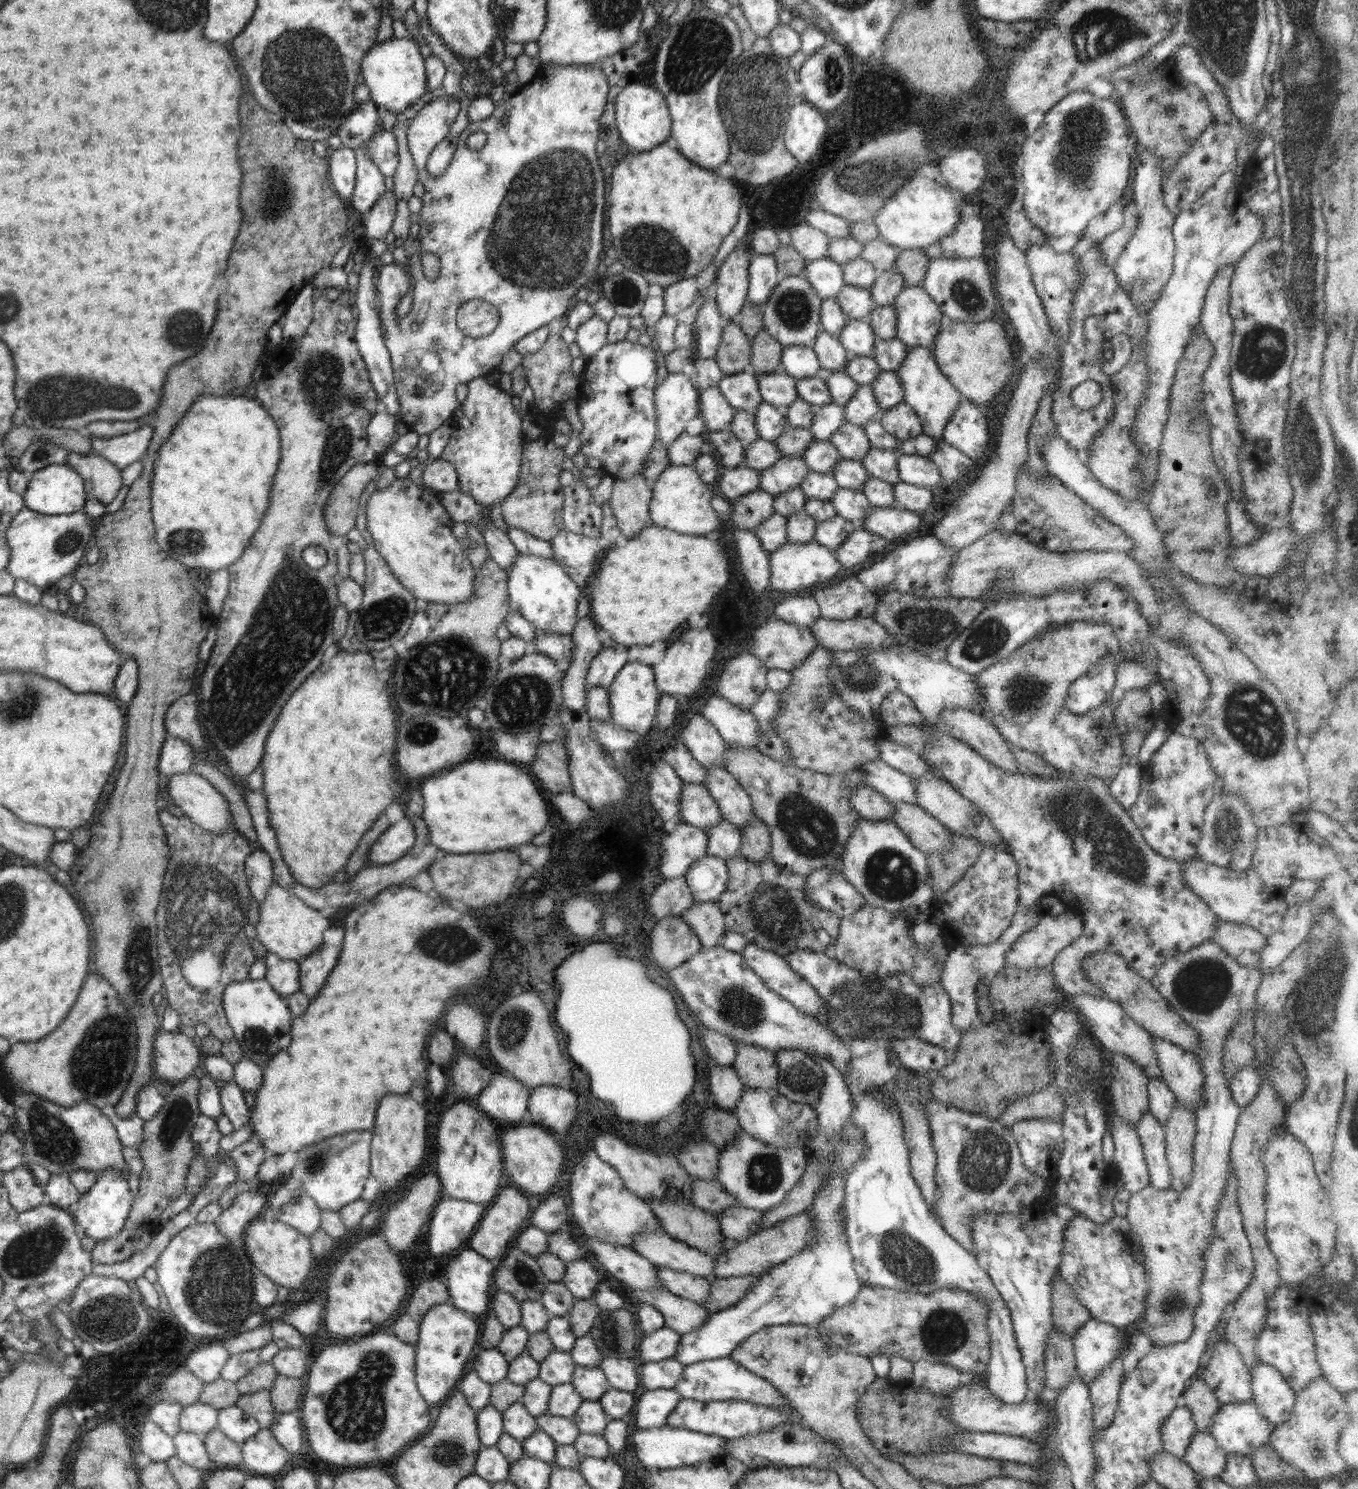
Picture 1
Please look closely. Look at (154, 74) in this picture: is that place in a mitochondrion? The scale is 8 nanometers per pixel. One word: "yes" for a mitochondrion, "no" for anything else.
no

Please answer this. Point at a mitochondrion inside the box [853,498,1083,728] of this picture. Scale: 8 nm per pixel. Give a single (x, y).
(921, 624)

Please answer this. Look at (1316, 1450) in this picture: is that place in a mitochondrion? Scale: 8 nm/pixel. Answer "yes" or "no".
yes

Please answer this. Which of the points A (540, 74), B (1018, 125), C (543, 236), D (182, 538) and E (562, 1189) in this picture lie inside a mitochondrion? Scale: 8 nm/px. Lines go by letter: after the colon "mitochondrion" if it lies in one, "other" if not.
A: other
B: other
C: mitochondrion
D: mitochondrion
E: other

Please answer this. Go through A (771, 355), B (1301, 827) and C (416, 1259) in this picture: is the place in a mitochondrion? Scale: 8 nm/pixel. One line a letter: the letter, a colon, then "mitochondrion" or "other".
A: other
B: other
C: other

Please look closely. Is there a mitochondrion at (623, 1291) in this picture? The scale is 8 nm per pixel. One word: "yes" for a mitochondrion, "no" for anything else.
no

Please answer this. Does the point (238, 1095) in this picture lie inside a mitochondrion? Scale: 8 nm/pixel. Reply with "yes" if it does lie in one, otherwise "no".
no

